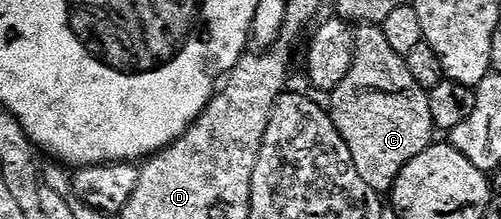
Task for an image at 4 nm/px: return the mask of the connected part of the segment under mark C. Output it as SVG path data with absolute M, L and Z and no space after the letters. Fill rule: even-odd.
M361 24L355 30L356 54L350 71L332 92L330 110L338 135L350 147L358 175L381 195L391 190L402 167L433 144L434 126L428 90L410 75L405 54L394 51L380 25Z

